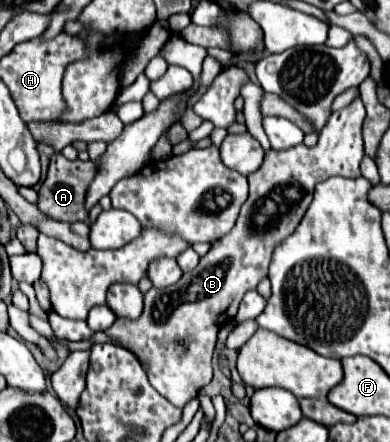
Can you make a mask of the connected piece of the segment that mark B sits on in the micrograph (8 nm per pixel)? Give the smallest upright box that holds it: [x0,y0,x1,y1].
[106,98,364,408]

